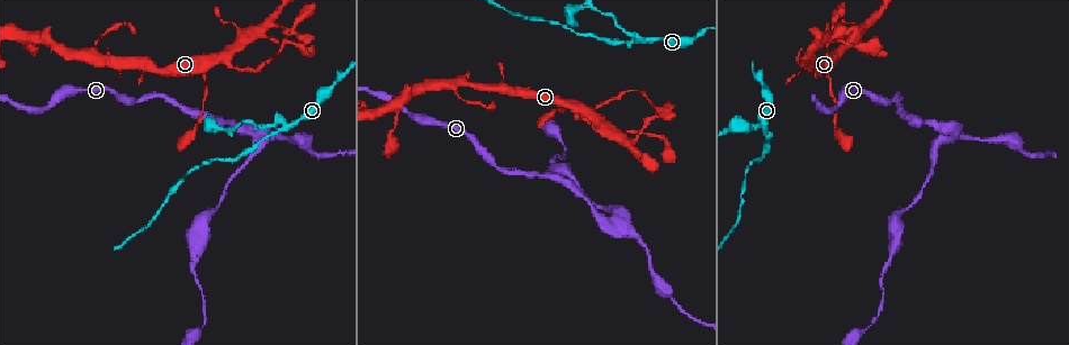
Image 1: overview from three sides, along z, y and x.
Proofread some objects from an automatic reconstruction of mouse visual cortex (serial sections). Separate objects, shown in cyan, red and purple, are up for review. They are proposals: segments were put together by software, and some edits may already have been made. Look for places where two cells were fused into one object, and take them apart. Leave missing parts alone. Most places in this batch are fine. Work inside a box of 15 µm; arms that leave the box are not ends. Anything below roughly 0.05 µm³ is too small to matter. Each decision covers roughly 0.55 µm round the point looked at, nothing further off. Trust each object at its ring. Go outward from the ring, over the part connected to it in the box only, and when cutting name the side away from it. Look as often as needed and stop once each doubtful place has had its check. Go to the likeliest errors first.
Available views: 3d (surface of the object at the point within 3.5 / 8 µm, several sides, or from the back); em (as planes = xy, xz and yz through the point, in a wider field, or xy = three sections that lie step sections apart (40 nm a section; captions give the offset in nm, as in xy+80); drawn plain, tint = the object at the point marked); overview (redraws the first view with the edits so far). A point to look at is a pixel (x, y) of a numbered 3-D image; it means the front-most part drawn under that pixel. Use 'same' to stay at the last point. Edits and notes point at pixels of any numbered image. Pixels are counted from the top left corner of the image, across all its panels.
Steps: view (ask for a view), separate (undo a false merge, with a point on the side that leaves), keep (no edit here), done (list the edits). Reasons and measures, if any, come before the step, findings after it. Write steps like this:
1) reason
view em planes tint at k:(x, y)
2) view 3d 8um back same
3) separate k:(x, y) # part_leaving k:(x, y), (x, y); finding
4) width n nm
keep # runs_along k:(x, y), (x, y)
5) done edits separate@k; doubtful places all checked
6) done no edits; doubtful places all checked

branch point
view 3d 3.5um at 1:(286, 126)

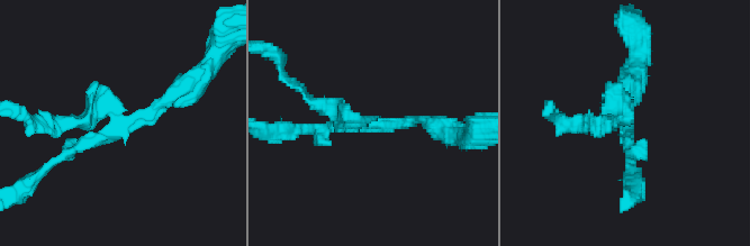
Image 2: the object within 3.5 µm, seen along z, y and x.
arms 3; arm_widths 150, 150, 200 nm; need the tissue
view em planes tint at 2:(625, 130)

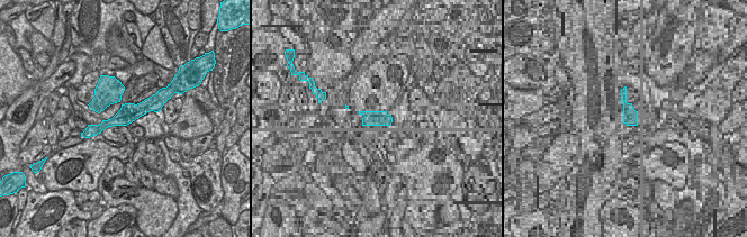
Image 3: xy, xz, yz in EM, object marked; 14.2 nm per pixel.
separate 2:(614, 88) # part_leaving 2:(624, 116), (604, 126), (563, 122); a second cell is stuck on

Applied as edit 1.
thin arm on a thick one
view 3d 3.5um back at 1:(96, 58)

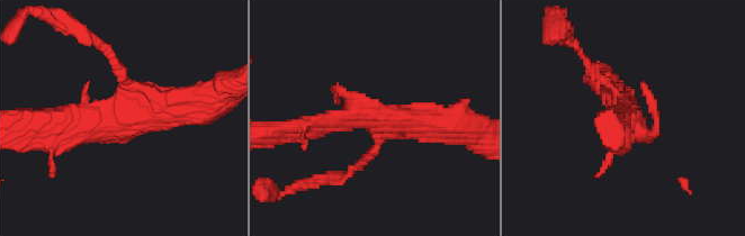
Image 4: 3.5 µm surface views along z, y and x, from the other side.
view em planes tint at 4:(126, 116)

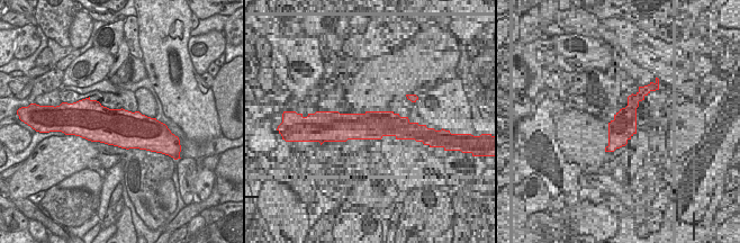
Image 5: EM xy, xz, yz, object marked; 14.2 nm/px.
keep # runs_along 4:(53, 119), (202, 105); all the same cell

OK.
view 3d 3.5um at 1:(830, 84)

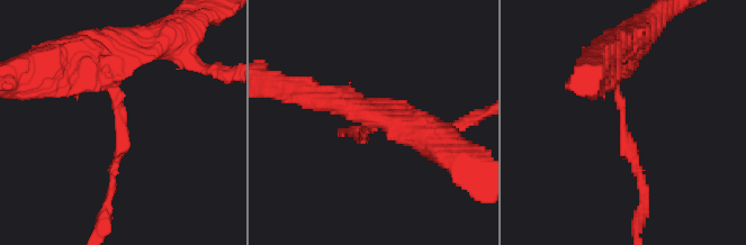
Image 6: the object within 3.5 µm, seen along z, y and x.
arm_widths 150, 250 nm; shape alone is not enough
view em xy step 1 tint at 6:(118, 118)

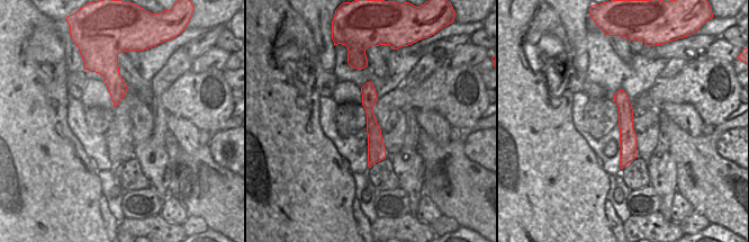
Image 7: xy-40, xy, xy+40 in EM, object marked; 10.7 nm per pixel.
keep # runs_along 7:(368, 86), (373, 131), (370, 162); all the same cell

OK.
done edits separate@2; doubtful places all checked

